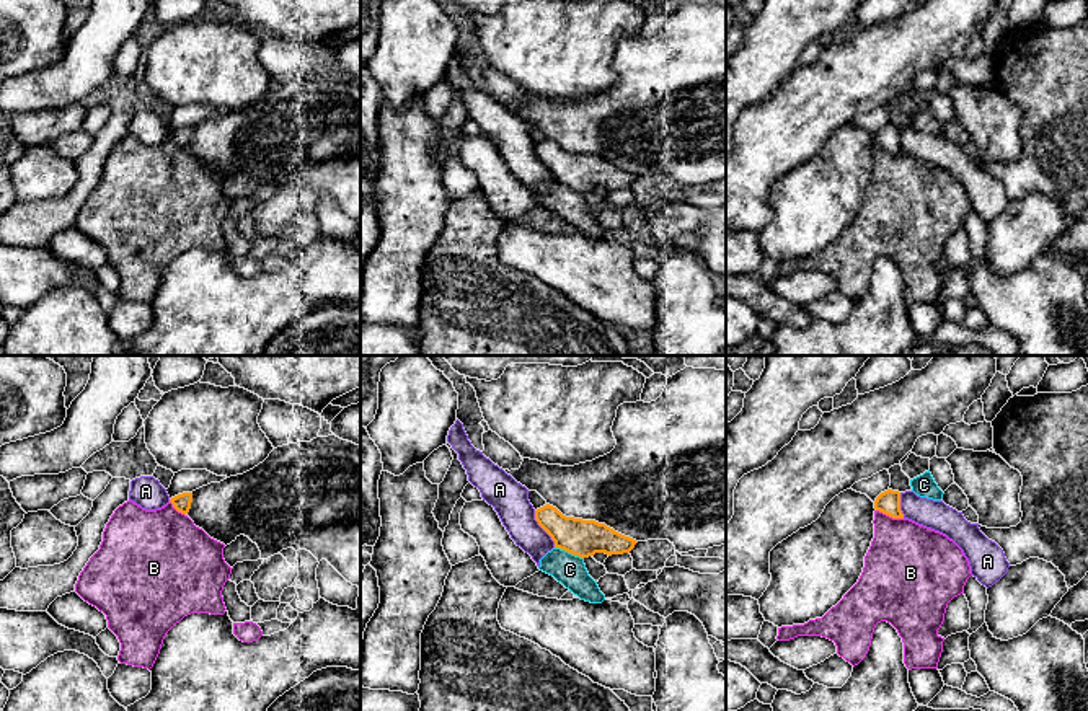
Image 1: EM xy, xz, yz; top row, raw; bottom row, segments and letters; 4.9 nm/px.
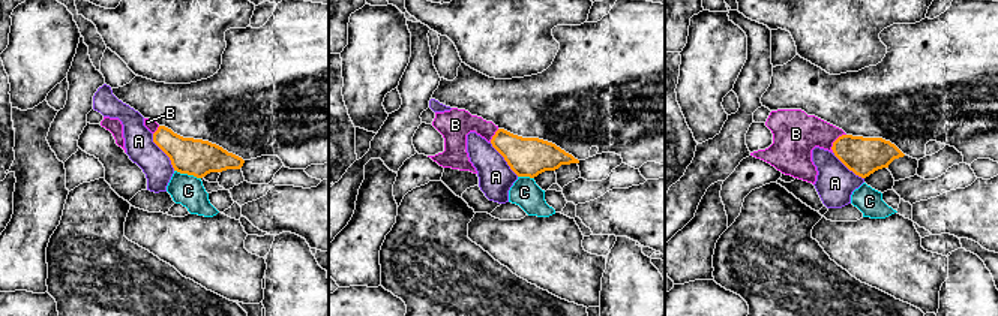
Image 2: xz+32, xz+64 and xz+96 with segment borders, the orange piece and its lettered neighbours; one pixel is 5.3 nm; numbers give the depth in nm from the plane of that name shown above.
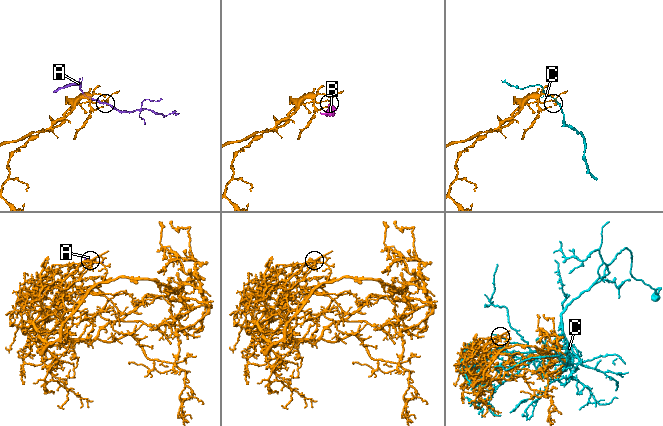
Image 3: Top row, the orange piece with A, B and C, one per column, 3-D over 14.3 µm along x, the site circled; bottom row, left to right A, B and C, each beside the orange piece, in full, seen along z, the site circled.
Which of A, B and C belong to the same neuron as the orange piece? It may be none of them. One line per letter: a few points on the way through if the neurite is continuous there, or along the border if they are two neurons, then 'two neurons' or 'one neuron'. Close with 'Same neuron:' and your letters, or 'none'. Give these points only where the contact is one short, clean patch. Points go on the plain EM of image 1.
A: border along xz (534, 145), (534, 154), (555, 181); two neurons
B: border along yz (876, 144), (902, 154); two neurons
C: two neurons
Same neuron: none

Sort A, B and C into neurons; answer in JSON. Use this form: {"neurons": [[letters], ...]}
{"neurons": [["A"], ["B"], ["C"]]}

